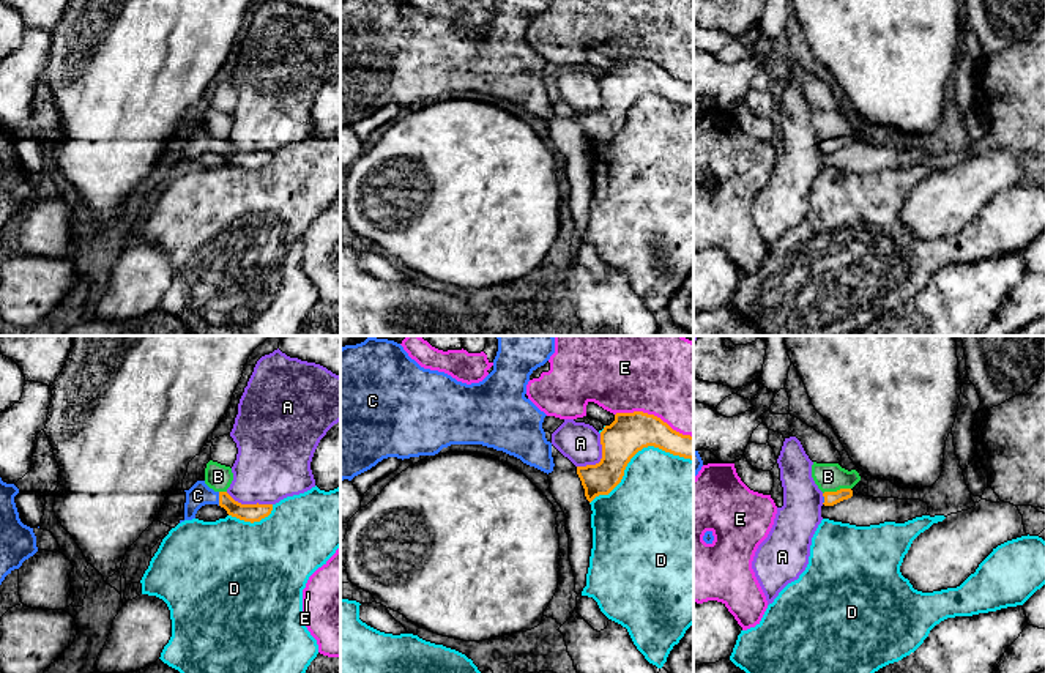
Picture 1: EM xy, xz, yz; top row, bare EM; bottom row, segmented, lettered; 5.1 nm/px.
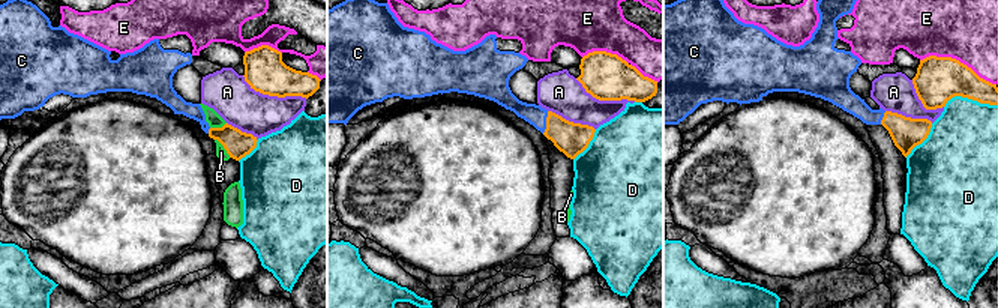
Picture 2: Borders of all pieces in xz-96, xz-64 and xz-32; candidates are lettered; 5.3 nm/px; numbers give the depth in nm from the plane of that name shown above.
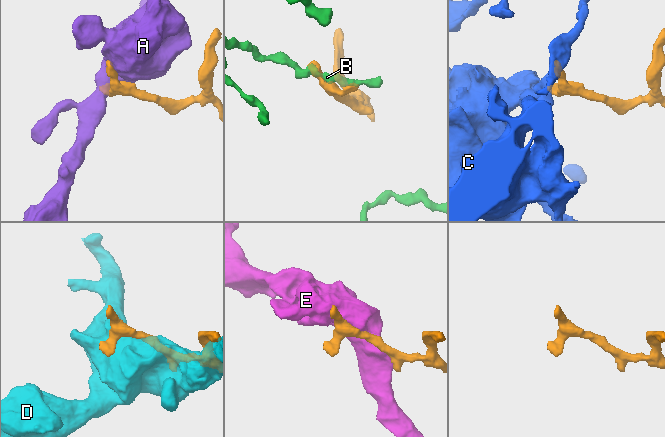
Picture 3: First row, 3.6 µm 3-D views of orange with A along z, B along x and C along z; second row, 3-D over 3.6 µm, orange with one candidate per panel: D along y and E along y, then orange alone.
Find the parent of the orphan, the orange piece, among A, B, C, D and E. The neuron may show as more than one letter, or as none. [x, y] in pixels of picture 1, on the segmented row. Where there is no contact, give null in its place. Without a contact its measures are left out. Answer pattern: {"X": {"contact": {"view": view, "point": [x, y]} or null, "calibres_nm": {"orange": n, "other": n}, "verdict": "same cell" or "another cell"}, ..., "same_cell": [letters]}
{"A": {"contact": {"view": "xz", "point": [601, 459]}, "calibres_nm": {"orange": 200, "other": 200}, "verdict": "another cell"}, "B": {"contact": {"view": "yz", "point": [837, 490]}, "calibres_nm": {"orange": 70, "other": 140}, "verdict": "another cell"}, "C": {"contact": {"view": "xy", "point": [219, 498]}, "calibres_nm": {"orange": 100, "other": 120}, "verdict": "same cell"}, "D": {"contact": {"view": "xz", "point": [635, 453]}, "calibres_nm": {"orange": 200, "other": 420}, "verdict": "another cell"}, "E": {"contact": {"view": "xz", "point": [653, 415]}, "calibres_nm": {"orange": 200, "other": 460}, "verdict": "another cell"}, "same_cell": ["C"]}

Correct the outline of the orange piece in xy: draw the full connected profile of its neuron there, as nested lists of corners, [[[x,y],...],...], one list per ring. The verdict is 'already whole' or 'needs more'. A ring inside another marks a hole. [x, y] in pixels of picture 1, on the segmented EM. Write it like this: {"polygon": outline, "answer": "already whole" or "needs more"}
{"polygon": [[[197,481],[186,492],[184,520],[195,519],[197,511],[205,504],[218,504],[227,511],[229,515],[244,522],[260,522],[273,511],[273,504],[241,504],[235,501],[227,492],[214,492],[205,481]]], "answer": "needs more"}

